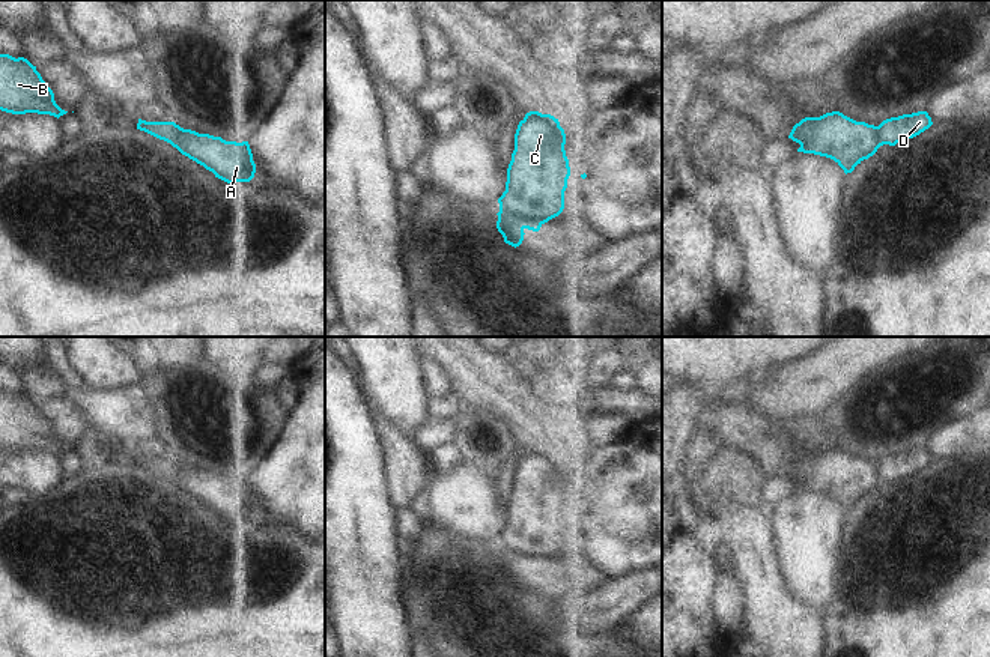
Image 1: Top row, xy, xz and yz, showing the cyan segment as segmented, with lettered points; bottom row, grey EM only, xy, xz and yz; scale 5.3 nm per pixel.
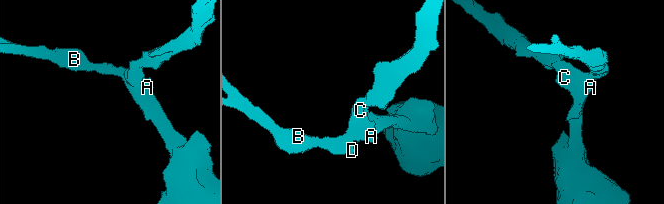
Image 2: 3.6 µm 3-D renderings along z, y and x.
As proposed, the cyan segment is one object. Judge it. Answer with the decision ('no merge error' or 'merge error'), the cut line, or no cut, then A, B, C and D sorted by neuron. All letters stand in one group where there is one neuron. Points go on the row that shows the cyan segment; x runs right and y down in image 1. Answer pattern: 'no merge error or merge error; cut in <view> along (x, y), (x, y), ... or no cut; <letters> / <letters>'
merge error; cut in xz along (500, 209), (513, 214), (524, 227); A C / B D

